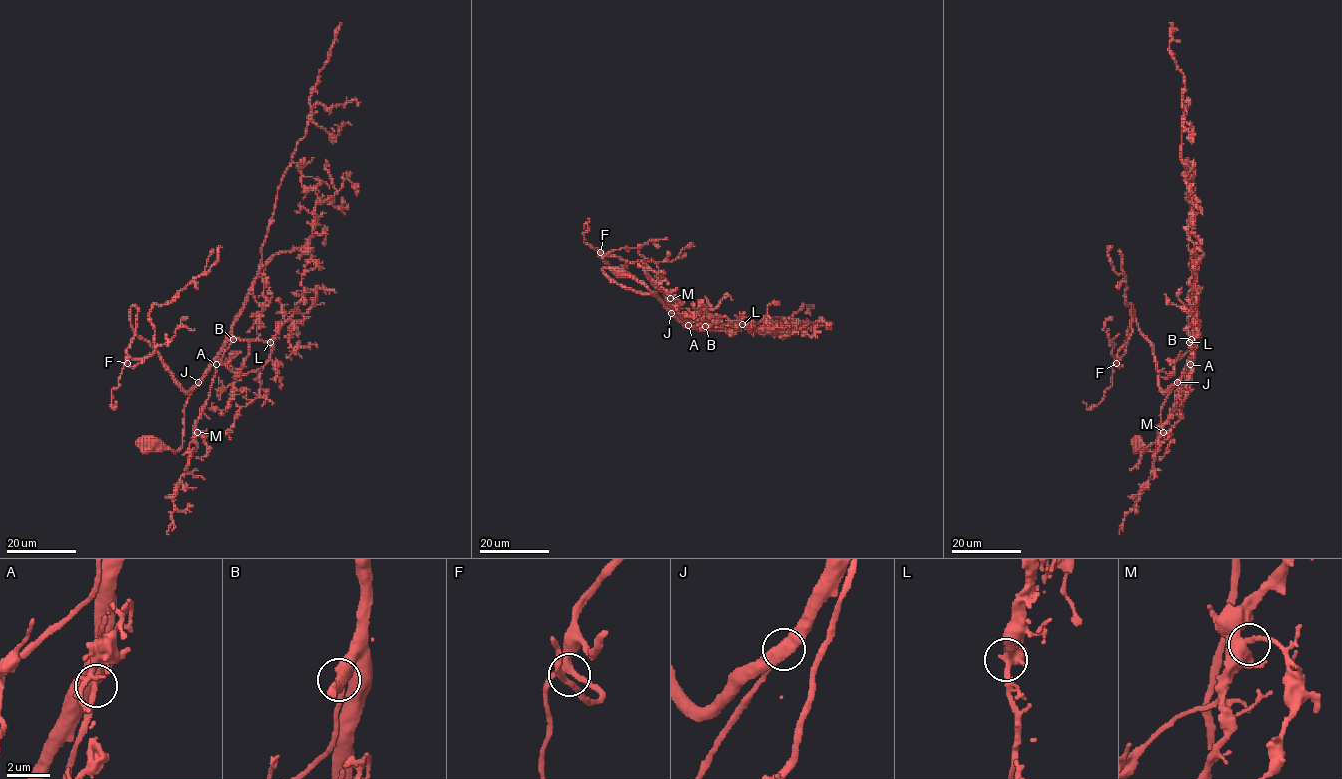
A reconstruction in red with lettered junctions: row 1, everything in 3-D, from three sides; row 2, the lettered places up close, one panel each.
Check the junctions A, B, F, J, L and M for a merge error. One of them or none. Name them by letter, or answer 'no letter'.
no letter

